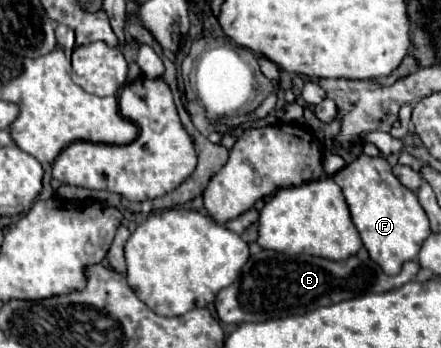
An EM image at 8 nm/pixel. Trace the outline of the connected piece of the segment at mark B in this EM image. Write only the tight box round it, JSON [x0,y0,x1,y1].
[214,251,420,323]

